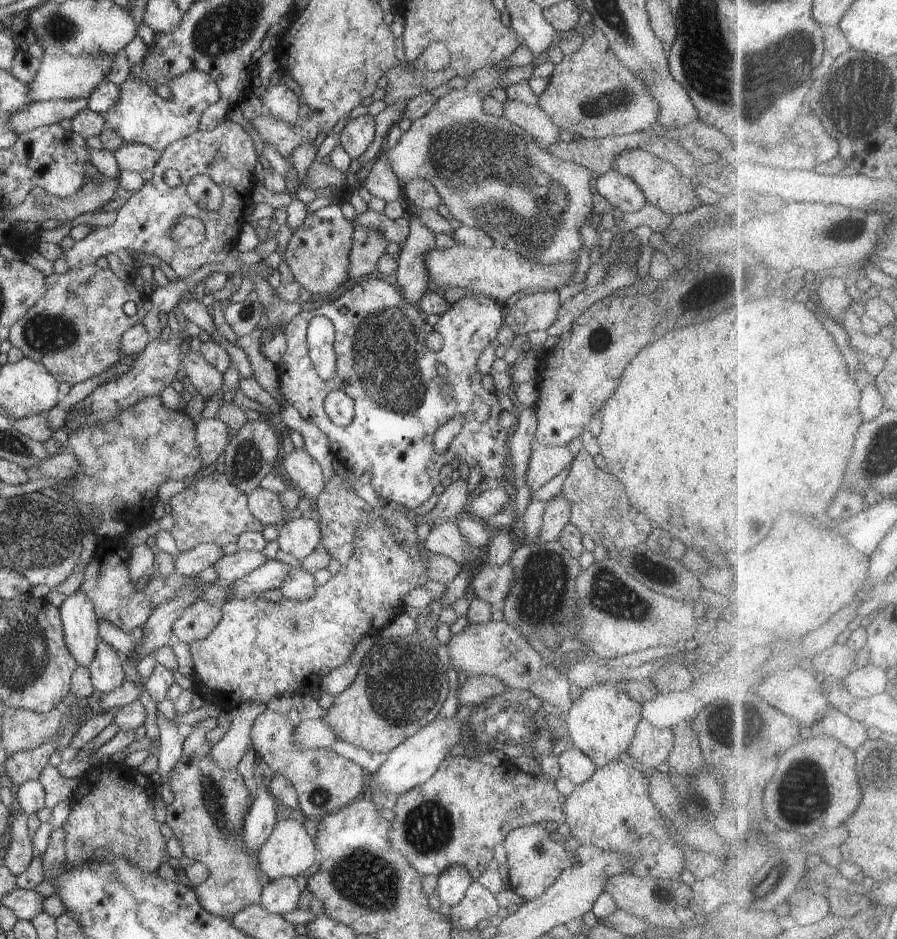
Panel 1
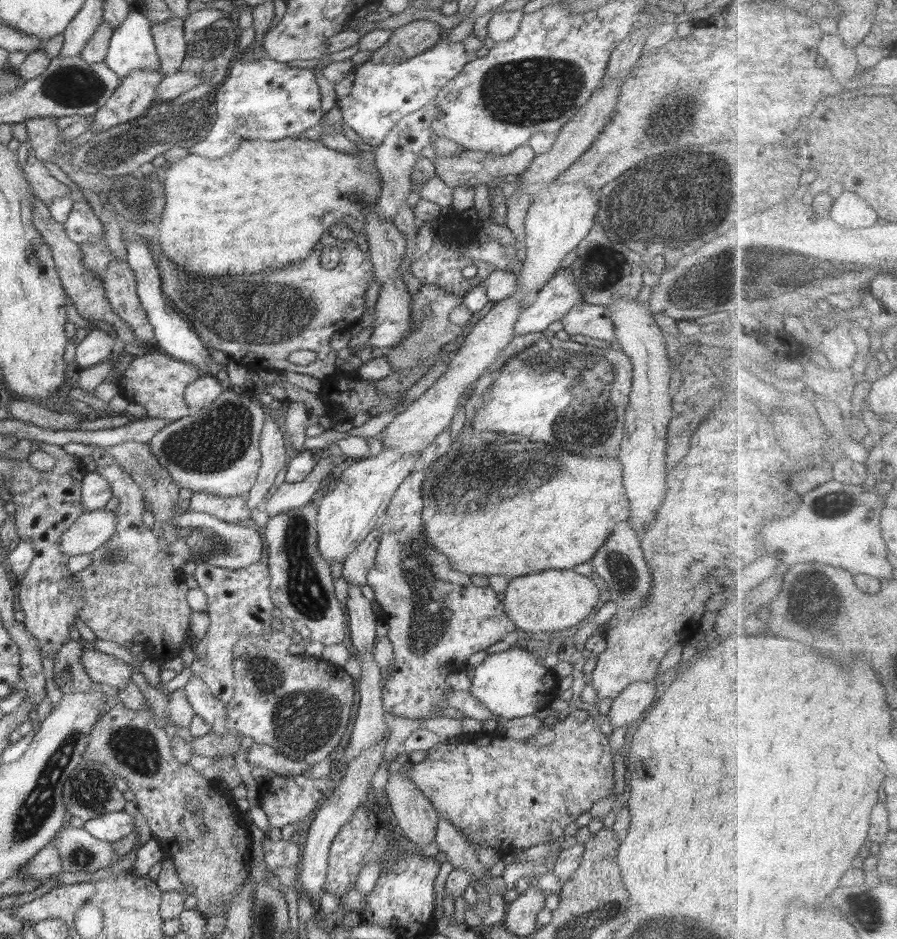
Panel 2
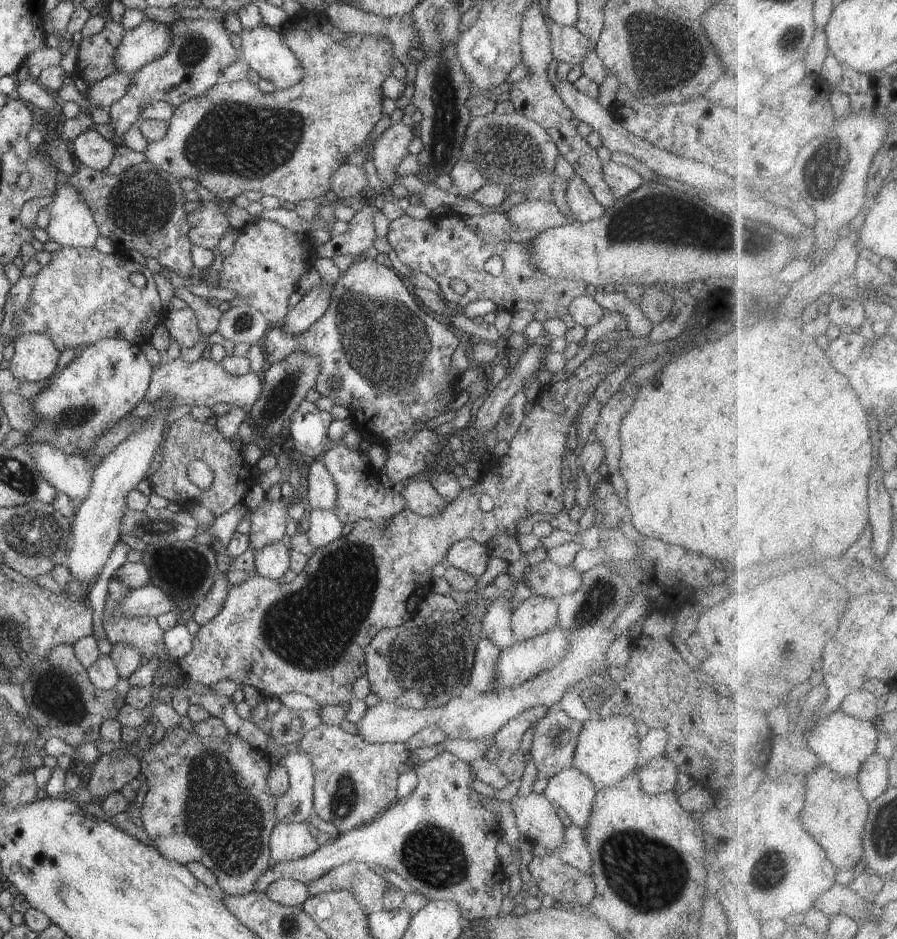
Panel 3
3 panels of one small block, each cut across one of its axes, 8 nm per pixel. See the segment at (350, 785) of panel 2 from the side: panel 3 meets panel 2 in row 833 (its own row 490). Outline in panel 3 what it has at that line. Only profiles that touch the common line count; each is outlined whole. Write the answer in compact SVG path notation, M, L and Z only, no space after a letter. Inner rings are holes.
M316 459L310 466L308 474L308 504L312 509L334 511L337 506L338 488L332 476L327 472L323 462Z

